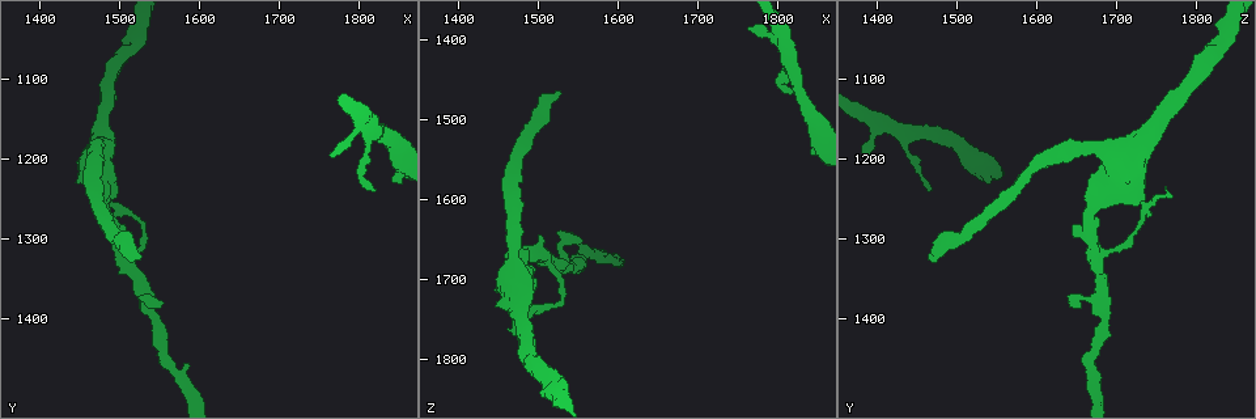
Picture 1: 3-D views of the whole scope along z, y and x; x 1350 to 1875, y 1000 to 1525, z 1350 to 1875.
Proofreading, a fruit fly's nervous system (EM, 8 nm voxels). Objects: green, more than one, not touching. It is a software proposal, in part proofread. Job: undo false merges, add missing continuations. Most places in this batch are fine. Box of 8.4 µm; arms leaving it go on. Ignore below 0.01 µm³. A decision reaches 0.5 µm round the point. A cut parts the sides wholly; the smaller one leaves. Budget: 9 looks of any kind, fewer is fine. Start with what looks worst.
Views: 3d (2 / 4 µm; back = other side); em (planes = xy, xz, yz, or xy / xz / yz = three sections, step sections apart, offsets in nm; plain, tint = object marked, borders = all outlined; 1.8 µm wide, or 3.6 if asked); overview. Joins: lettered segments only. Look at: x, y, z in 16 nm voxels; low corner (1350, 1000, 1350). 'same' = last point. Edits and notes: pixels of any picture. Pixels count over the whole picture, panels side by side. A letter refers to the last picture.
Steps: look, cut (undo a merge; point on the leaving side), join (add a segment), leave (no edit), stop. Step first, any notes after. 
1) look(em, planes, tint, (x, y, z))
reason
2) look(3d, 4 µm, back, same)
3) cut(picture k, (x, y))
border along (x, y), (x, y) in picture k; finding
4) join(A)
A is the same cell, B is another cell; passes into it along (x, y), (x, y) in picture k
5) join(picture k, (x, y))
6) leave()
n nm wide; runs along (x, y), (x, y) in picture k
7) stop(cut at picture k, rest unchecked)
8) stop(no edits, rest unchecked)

look(em, planes, borders, (1765, 1190, 1385))
free end

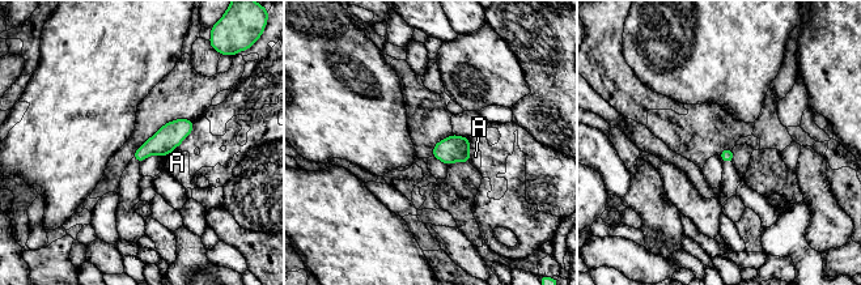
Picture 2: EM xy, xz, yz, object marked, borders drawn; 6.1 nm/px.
leave()
A is another cell; border along (470, 148), (469, 161) in picture 2; no lettered segment goes on from it

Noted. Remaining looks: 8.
look(em, xy, step 8, tint, (1530, 1320, 1465))
long arm stops here

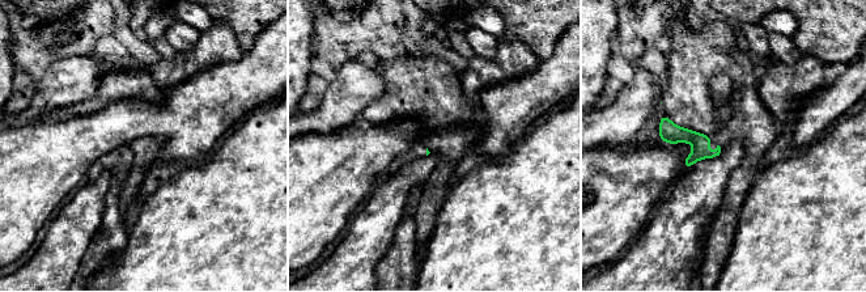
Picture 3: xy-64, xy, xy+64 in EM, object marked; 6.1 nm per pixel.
look(em, planes, borders, same)

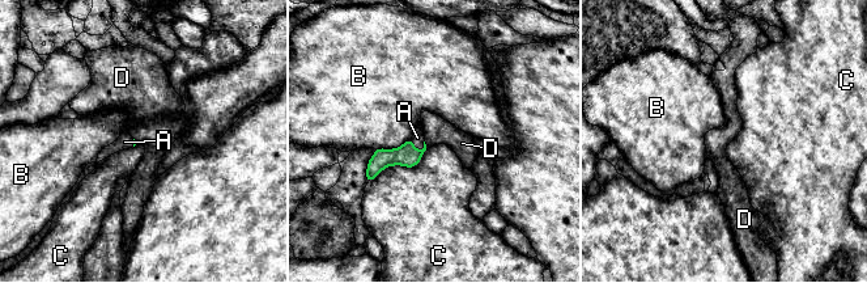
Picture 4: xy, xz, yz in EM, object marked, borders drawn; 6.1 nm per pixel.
join(A)
A is the same cell, B, C and D are other cells; passes into it along (406, 155), (413, 147), (417, 138) in picture 4; it goes on there

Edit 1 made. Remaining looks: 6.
look(overview)
see it whole again

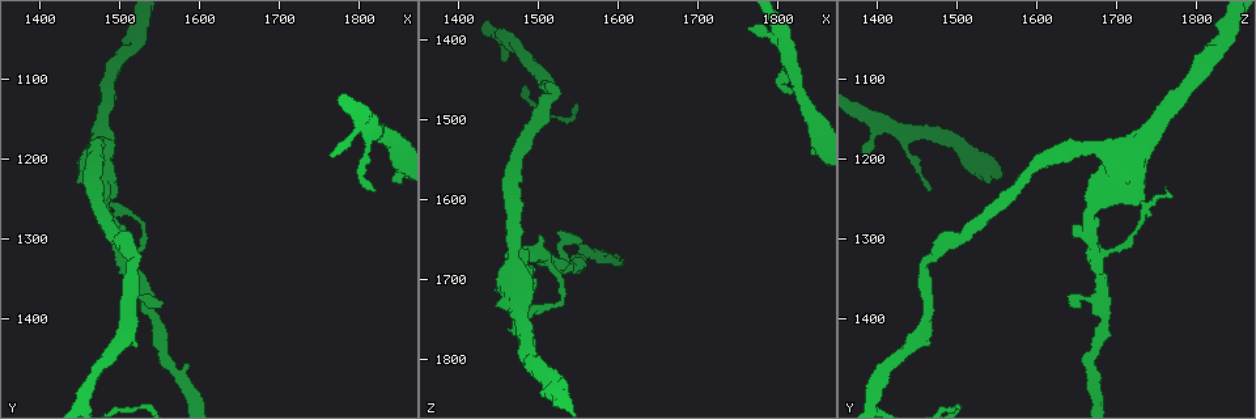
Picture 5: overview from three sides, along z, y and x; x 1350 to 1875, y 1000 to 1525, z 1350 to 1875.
look(3d, 4 µm, (1530, 1370, 1680))
arms part here

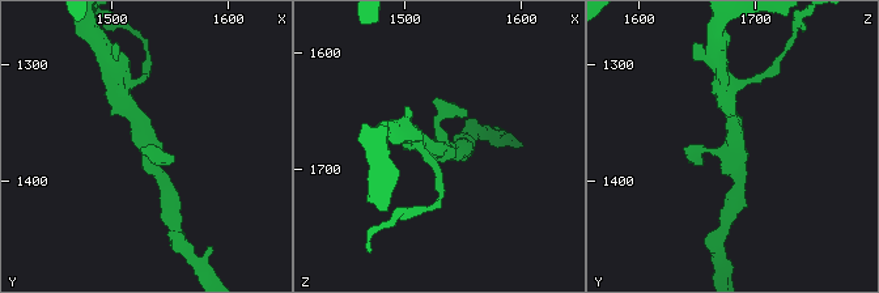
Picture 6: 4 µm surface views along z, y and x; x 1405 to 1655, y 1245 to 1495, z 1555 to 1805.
look(em, planes, borders, (1528, 1366, 1682))
now the EM

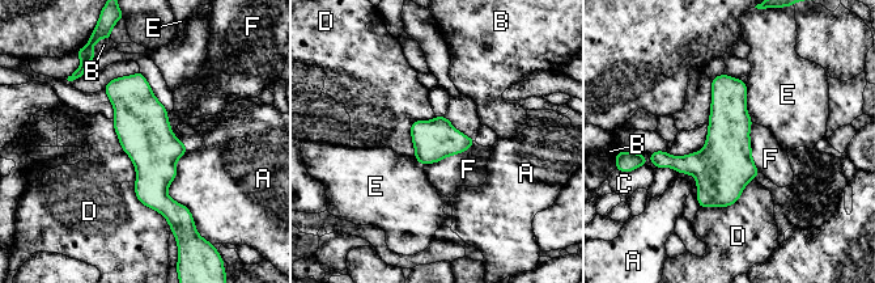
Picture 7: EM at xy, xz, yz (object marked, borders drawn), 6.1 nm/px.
leave()
D touches over 750 nm; A, B, C, D, E and F are other cells; all the same neuron

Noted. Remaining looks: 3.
look(em, 3.6 µm, yz, step 4, tint, (1820, 1240, 1465))
an open end

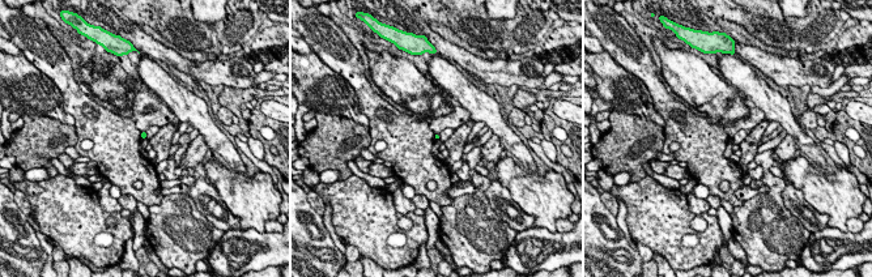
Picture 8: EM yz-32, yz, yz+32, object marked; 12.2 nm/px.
look(em, 3.6 µm, planes, borders, same)

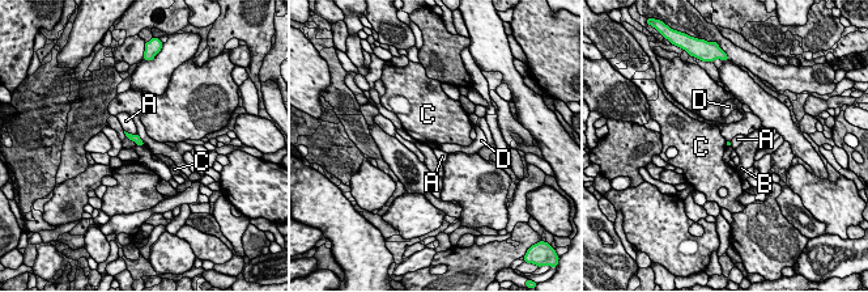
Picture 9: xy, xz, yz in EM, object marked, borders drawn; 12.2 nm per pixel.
leave()
A, B, C and D are other cells; border along (124, 130), (136, 135) in picture 9; none of them fits

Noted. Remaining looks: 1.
stop(join at picture 4, rest unchecked)

